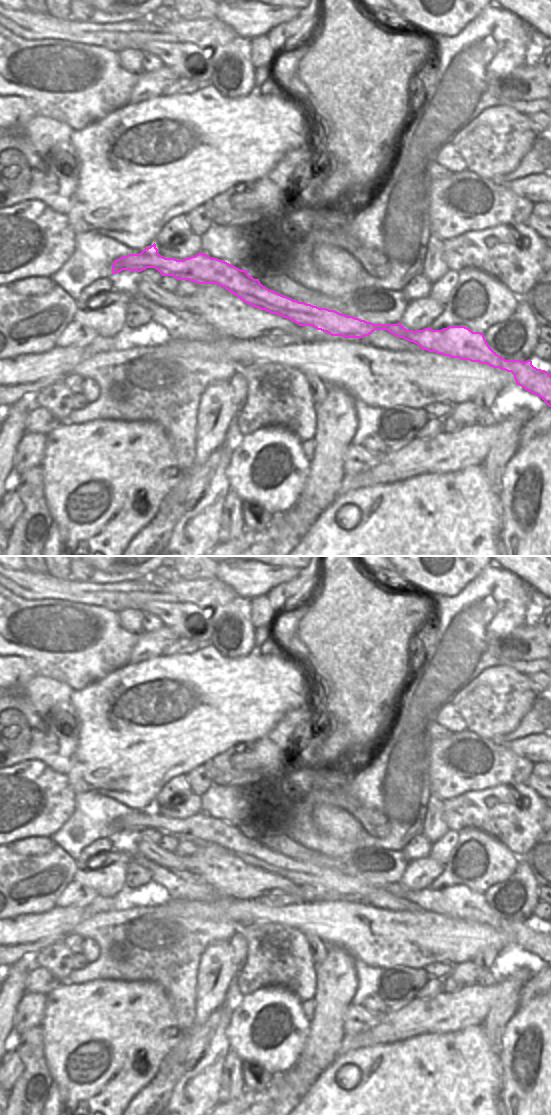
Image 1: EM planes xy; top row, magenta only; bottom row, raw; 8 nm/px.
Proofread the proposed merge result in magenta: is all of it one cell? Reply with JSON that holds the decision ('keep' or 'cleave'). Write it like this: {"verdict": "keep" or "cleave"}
{"verdict": "cleave"}

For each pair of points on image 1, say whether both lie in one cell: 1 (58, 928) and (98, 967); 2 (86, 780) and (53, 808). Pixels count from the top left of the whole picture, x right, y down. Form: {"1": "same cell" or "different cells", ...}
{"1": "different cells", "2": "different cells"}

